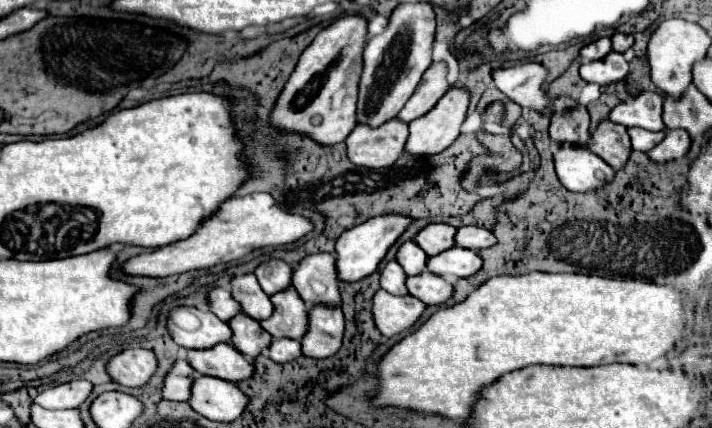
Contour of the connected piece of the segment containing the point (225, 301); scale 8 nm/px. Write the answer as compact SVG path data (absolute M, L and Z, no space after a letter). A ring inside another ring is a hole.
M215 287L207 293L207 301L209 301L209 309L211 313L223 313L223 315L217 315L221 321L229 321L231 317L235 317L241 309L239 309L239 303L233 301L231 297L231 291L223 289L223 287Z

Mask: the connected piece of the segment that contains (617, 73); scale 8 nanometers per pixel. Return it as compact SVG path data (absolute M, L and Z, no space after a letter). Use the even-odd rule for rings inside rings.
M611 51L607 57L603 57L599 61L583 63L579 73L581 73L581 77L585 81L605 87L609 83L623 81L627 77L627 73L629 73L629 63L625 61L623 55L619 55L617 51Z

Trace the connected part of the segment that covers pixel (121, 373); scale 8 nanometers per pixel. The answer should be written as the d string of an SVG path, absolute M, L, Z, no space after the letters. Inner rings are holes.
M125 349L107 363L109 377L125 387L141 387L157 369L157 359L147 349Z

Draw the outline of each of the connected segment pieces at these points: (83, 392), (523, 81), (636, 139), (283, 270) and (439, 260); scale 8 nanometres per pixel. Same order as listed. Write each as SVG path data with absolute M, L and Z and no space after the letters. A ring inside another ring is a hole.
M75 379L39 393L33 401L45 409L75 409L89 397L91 389L93 385L89 381Z
M521 63L505 69L497 69L493 73L495 87L503 91L509 99L519 103L525 109L537 109L545 115L553 115L557 111L573 109L577 105L575 99L571 97L559 97L559 99L549 99L545 95L543 81L545 81L547 69L537 63Z
M631 127L627 133L631 139L631 149L635 149L635 151L651 151L665 137L665 131L653 133L653 131L645 131L639 127Z
M267 259L255 269L255 277L267 295L273 295L291 285L293 269L283 259Z
M453 247L443 251L441 255L427 259L427 271L441 275L445 279L471 277L479 269L481 269L481 257L475 251L463 247Z

